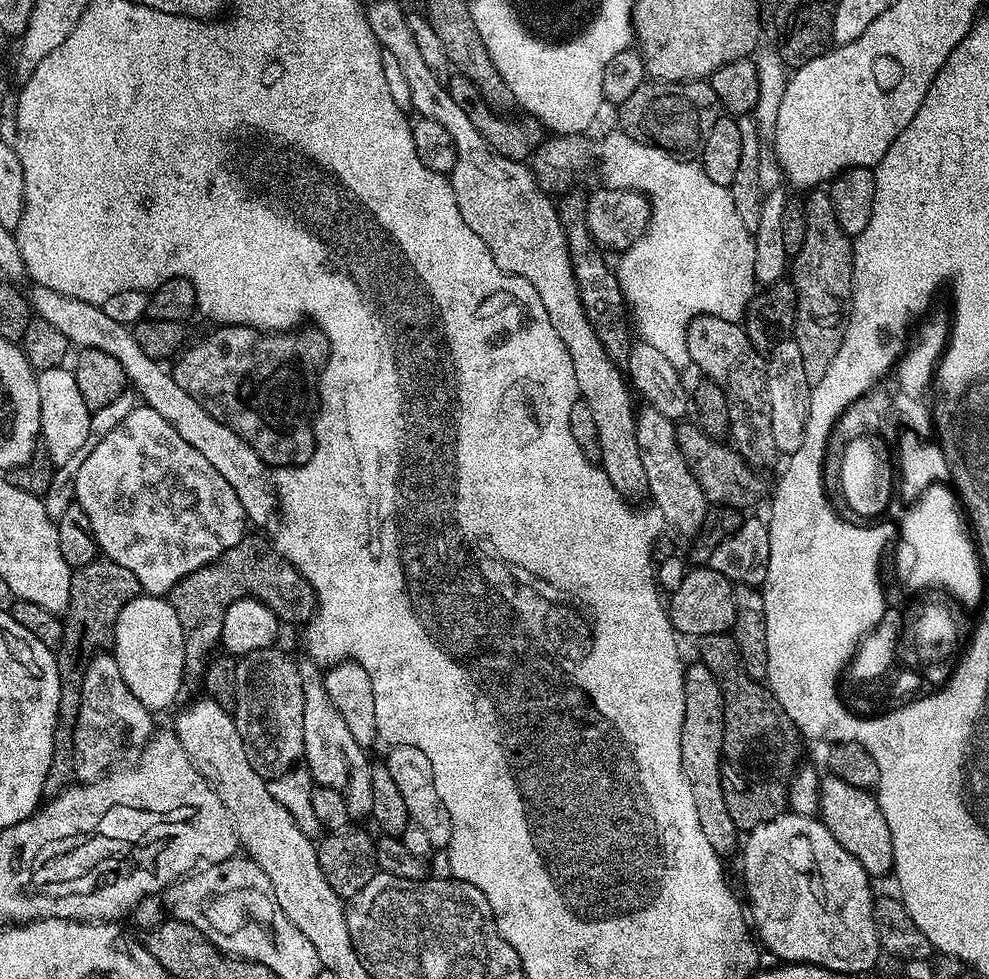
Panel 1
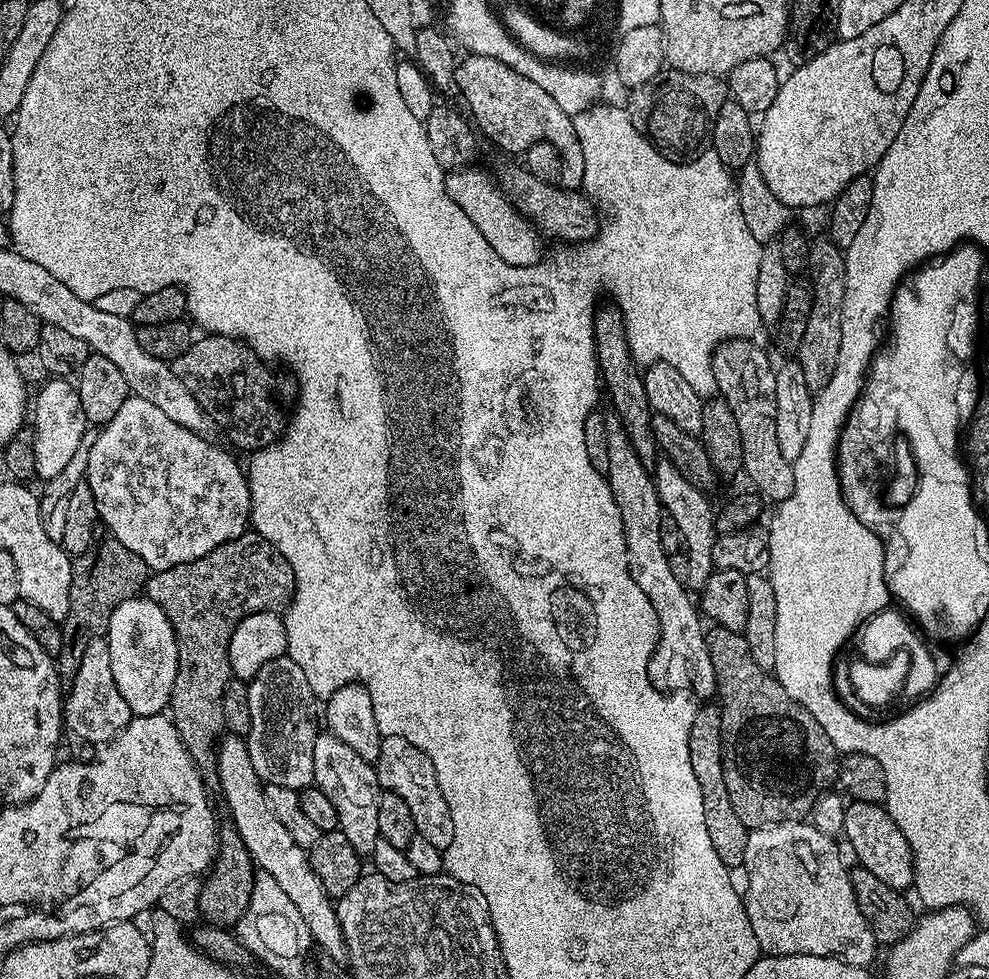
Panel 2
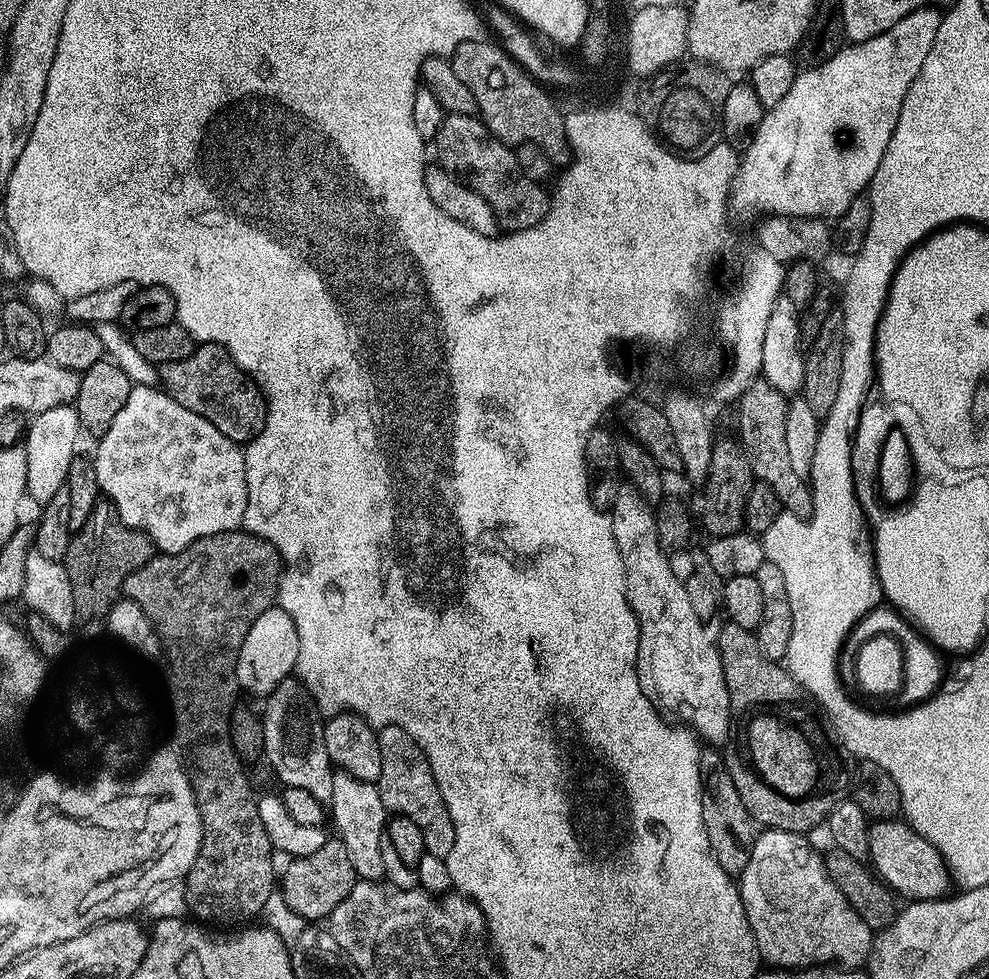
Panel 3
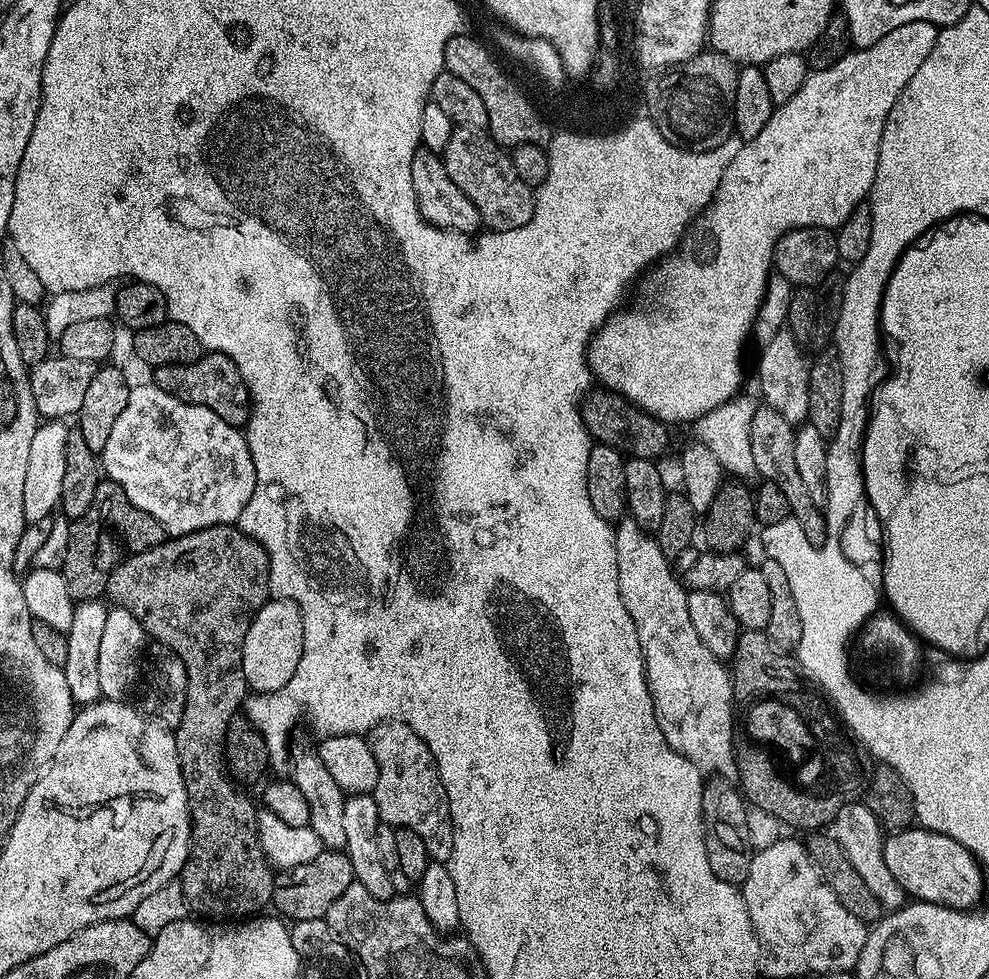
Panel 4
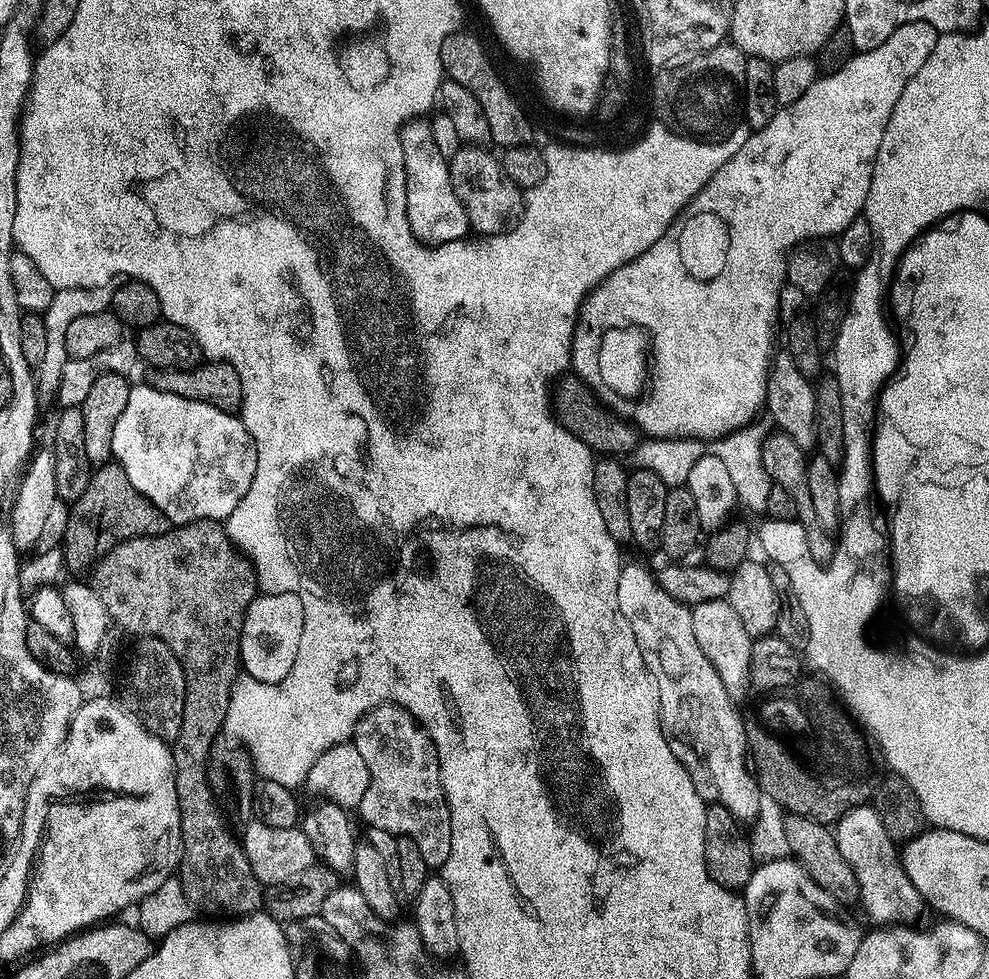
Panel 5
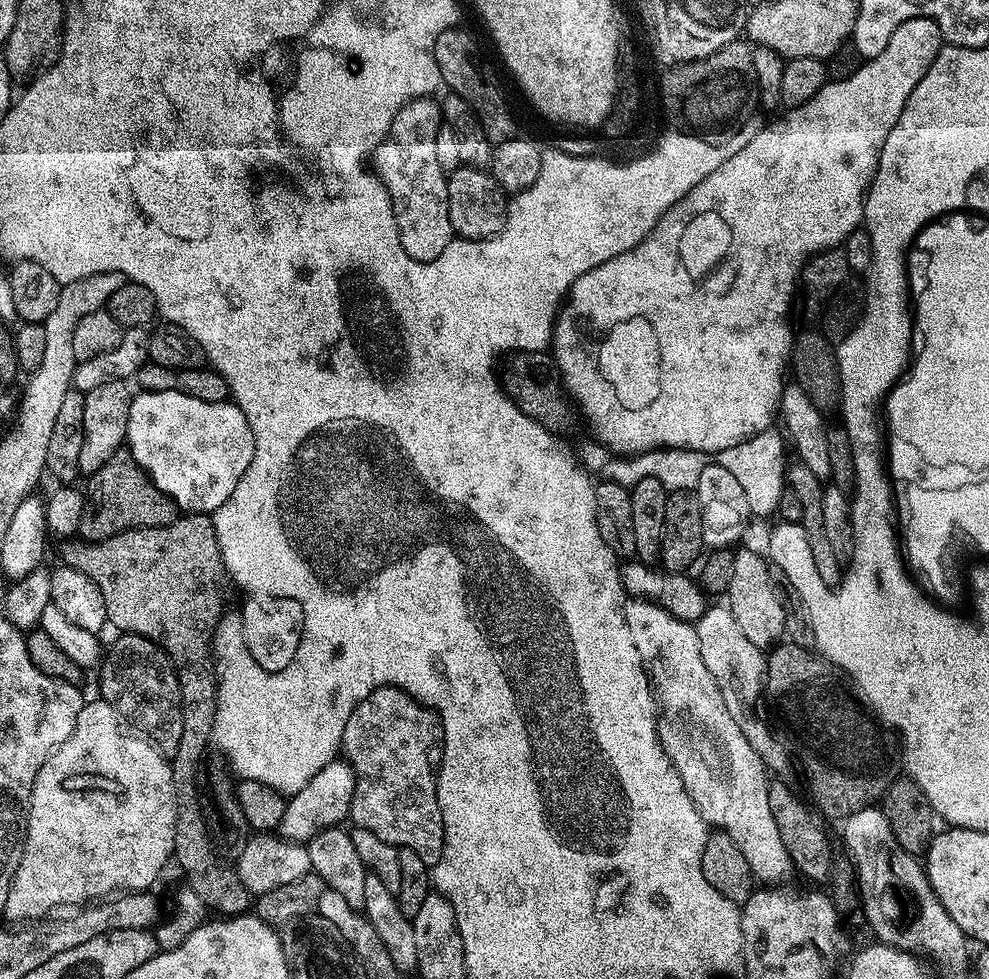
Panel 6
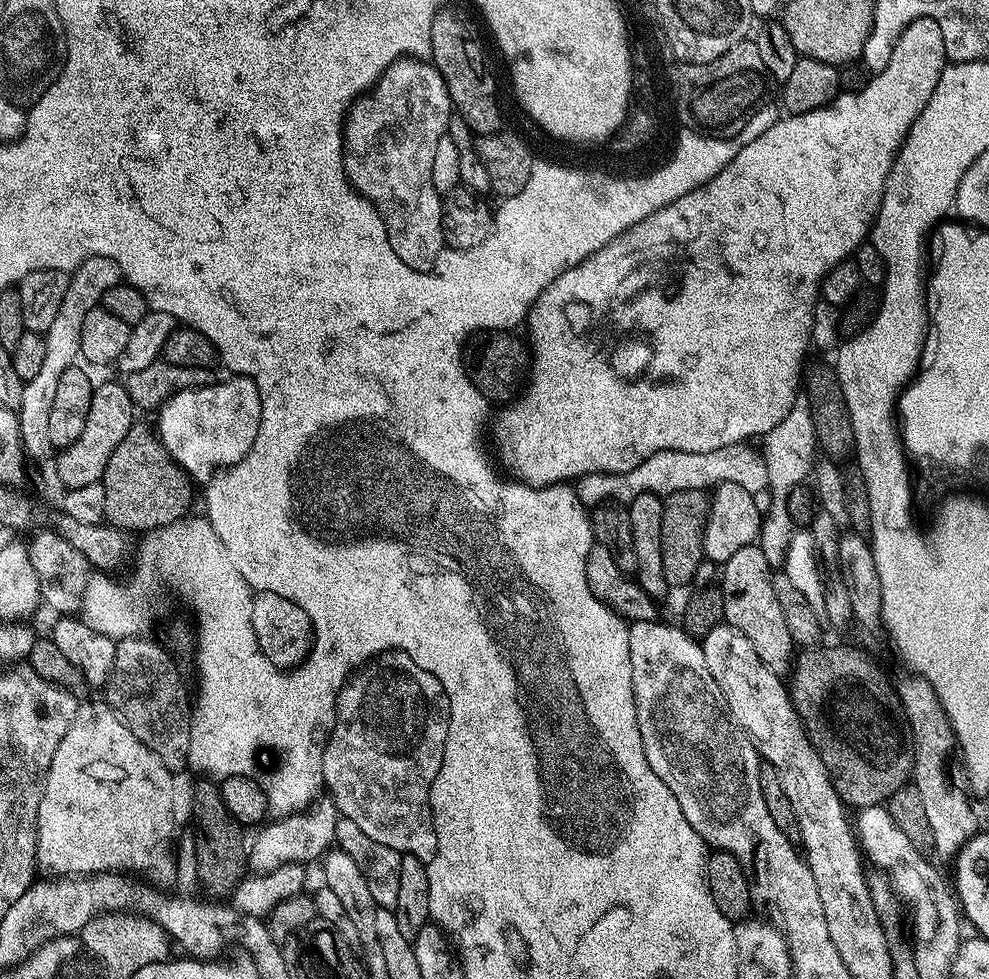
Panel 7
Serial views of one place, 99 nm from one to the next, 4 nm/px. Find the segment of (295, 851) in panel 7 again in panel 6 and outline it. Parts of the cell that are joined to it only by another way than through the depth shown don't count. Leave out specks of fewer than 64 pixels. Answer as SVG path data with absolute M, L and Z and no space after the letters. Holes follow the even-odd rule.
M340 758L331 760L298 794L287 797L282 814L278 832L286 840L297 842L307 842L313 840L315 836L323 832L326 828L335 828L343 825L349 819L352 811L352 791L356 785L356 777L352 773L352 768Z

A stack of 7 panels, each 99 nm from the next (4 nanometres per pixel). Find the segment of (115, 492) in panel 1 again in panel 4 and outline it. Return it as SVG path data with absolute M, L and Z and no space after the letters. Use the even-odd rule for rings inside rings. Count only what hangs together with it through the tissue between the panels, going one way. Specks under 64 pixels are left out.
M152 382L135 385L132 388L130 398L126 402L126 410L122 410L122 414L118 414L118 422L114 422L114 430L110 430L110 438L107 440L102 453L102 472L111 483L118 485L134 507L150 514L150 518L157 520L169 537L185 536L215 524L235 525L240 519L246 502L250 502L250 494L254 494L254 482L256 481L254 458L248 449L248 436L237 425L218 418L218 414L214 414L214 410L210 410L206 406L187 404L170 394L166 394L166 390L157 388Z

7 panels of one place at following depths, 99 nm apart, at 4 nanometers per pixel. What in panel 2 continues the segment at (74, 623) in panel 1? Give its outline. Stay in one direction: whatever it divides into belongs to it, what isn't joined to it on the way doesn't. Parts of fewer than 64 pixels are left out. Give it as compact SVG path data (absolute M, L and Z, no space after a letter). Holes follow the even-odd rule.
M105 538L83 556L72 560L72 585L70 586L70 610L62 621L65 641L72 642L79 636L96 636L107 629L110 614L116 605L141 591L142 584L132 580L136 571L141 571L140 559L122 542Z

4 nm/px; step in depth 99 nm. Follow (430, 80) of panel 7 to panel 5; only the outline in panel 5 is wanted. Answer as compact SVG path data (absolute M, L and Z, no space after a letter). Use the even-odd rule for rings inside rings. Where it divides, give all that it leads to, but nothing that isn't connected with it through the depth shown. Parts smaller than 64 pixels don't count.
M424 118L408 121L400 129L400 145L404 155L404 177L408 180L406 214L416 239L429 246L465 239L470 232L466 210L462 210L462 202L458 202L458 194L454 194L448 160L438 152L431 123Z

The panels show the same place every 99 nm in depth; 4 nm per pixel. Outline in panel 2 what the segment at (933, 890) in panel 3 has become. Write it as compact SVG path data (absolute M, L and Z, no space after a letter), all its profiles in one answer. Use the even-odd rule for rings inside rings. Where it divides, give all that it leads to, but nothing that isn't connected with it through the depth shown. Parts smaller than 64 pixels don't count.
M852 802L844 810L842 835L848 839L852 852L857 856L859 867L870 870L874 878L886 882L886 886L897 890L911 889L914 884L912 847L906 842L906 834L890 818L890 814L879 804Z

